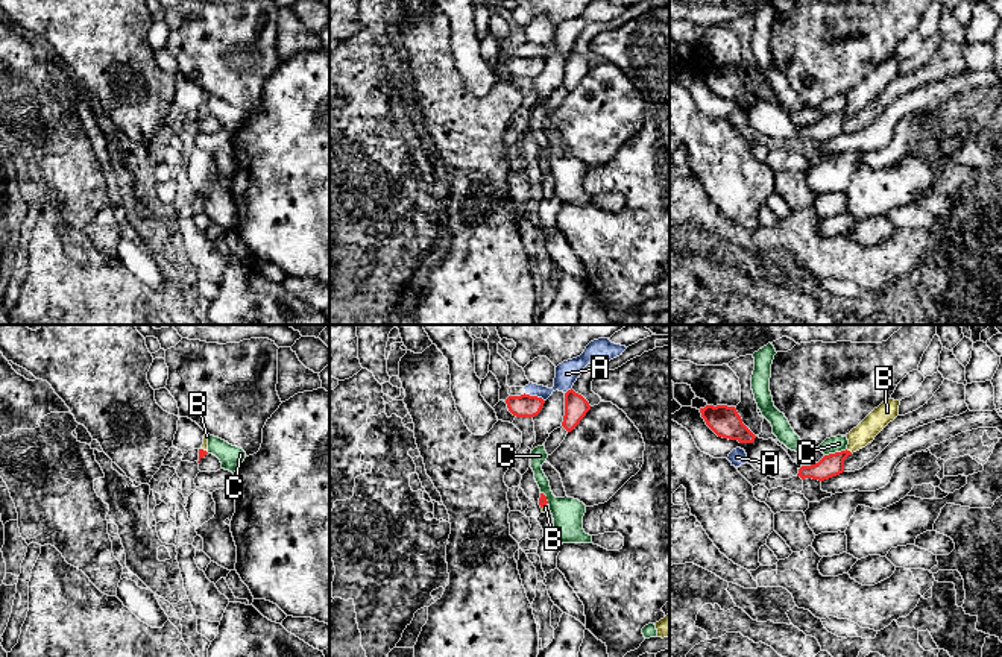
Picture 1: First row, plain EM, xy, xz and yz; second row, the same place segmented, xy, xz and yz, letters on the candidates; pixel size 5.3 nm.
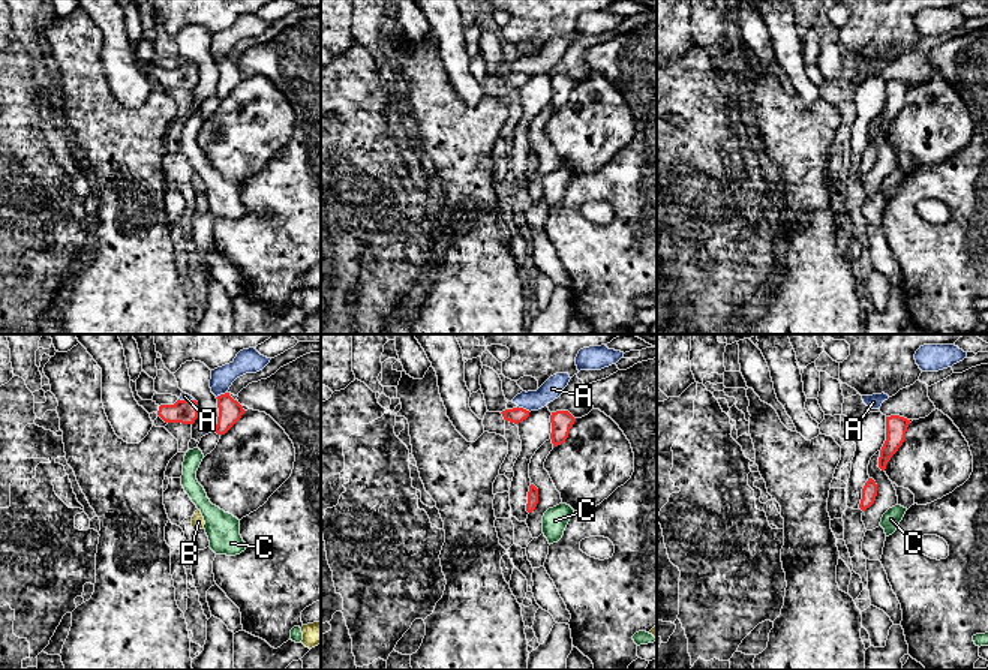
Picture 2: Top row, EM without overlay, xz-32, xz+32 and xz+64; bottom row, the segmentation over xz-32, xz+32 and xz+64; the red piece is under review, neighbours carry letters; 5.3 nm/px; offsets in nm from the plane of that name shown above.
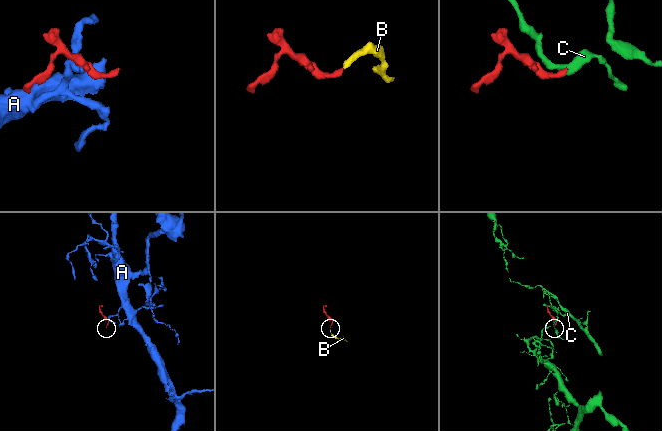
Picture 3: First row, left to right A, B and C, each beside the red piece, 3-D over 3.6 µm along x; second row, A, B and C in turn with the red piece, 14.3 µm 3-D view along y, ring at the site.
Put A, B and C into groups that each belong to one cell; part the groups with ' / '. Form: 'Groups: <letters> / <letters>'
Groups: A / B / C

